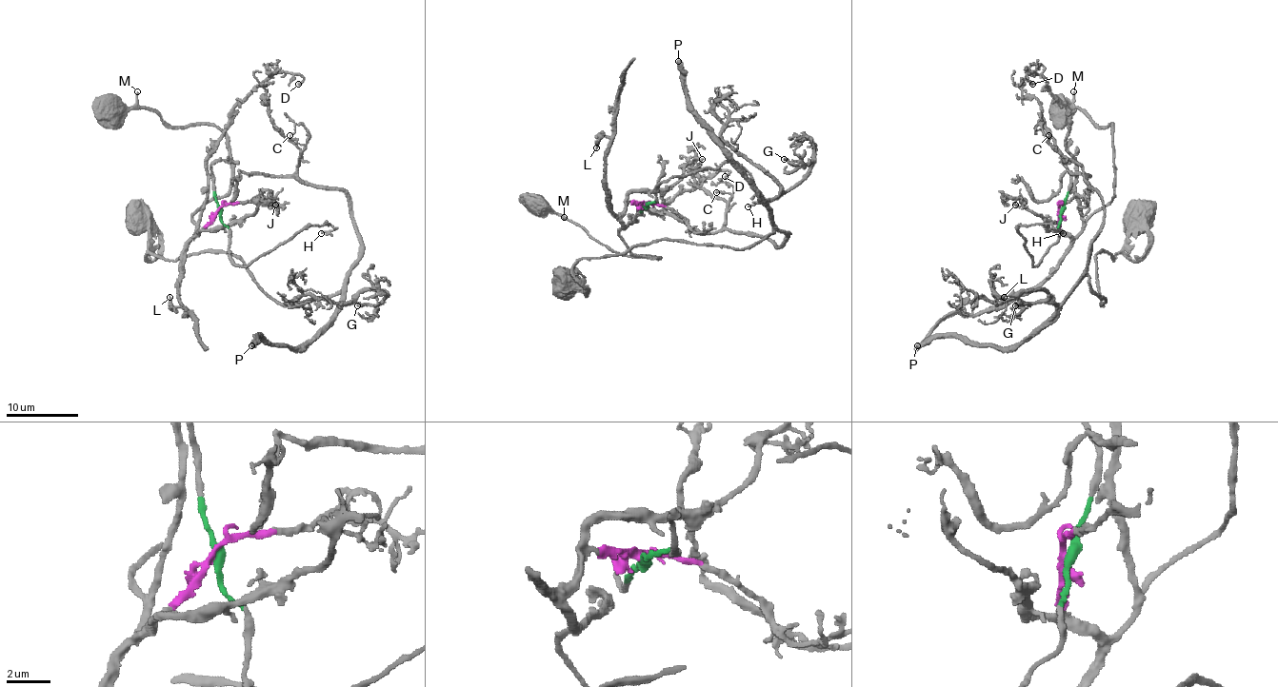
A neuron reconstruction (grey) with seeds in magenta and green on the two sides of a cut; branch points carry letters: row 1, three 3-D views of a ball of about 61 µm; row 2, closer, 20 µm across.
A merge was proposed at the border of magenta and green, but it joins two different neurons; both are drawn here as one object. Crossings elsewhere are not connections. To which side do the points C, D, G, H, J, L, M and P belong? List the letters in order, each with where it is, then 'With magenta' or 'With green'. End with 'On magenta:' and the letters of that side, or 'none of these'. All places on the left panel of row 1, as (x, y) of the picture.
C: Place: (289, 135). With green
D: Place: (298, 84). With magenta
G: Place: (357, 305). With green
H: Place: (321, 233). With green
J: Place: (275, 205). With magenta
L: Place: (169, 297). With magenta
M: Place: (137, 91). With magenta
P: Place: (251, 345). With green
On magenta: D, J, L, M

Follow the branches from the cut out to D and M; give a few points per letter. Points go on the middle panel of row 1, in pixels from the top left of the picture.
D: (645, 204), (630, 202), (624, 225), (643, 209), (661, 211), (679, 193), (719, 171), (729, 171), (724, 177)
M: (645, 204), (630, 202), (622, 218), (620, 232), (634, 254), (655, 258), (616, 254), (564, 216)

